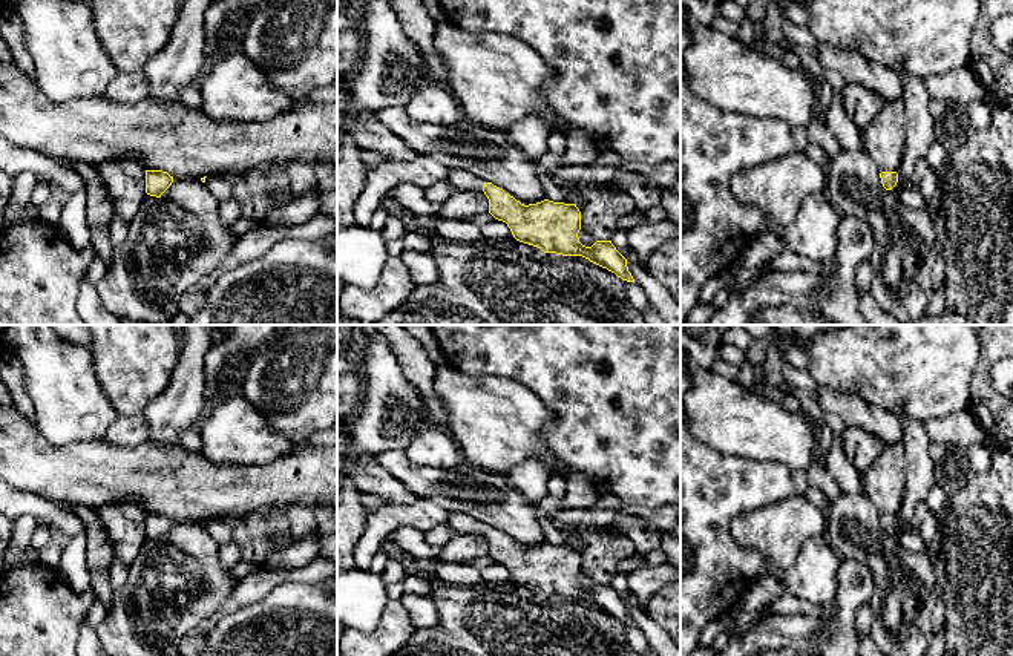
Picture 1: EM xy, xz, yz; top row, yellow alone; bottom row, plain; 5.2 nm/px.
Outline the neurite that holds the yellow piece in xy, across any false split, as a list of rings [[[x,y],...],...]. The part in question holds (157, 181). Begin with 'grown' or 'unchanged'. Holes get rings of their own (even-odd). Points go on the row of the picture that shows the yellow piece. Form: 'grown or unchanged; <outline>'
unchanged; [[[146,170],[146,193],[161,198],[161,195],[172,185],[173,176],[162,170]]]

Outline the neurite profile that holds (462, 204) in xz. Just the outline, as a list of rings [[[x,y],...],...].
[[[475,189],[454,190],[435,213],[443,221],[466,221],[470,216],[487,213],[489,199]]]

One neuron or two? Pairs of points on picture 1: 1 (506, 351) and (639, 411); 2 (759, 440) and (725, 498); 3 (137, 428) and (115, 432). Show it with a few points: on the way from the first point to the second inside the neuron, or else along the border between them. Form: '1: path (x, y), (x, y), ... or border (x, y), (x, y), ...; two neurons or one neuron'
1: path (540, 351), (575, 351), (598, 374), (606, 377); one neuron
2: border (713, 448), (756, 460), (776, 460), (783, 465); two neurons
3: path (132, 431), (120, 432); one neuron

